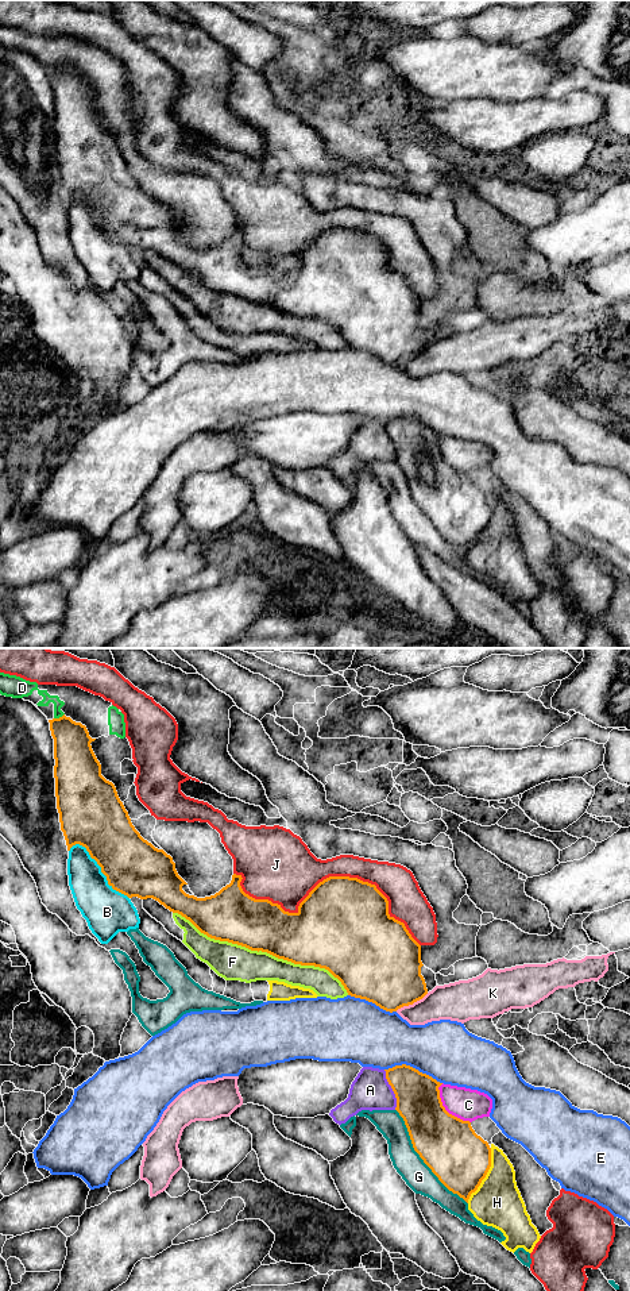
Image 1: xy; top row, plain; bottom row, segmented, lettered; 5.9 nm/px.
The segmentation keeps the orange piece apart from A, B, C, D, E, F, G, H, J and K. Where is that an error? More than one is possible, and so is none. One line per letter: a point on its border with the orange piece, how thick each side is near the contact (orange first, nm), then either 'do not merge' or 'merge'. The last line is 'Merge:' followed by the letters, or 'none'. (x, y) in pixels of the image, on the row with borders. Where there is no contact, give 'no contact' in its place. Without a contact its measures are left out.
A: xy (393, 1090) | 260/240 nm | do not merge
B: xy (101, 868) | 340/260 nm | do not merge
C: xy (444, 1109) | 360/190 nm | do not merge
D: xy (60, 717) | 240/70 nm | do not merge
E: xy (412, 1067) | 260/360 nm | do not merge
F: xy (263, 951) | 320/220 nm | do not merge
G: xy (421, 1157) | 360/170 nm | do not merge
H: xy (486, 1174) | 360/280 nm | do not merge
J: xy (328, 878) | 480/360 nm | do not merge
K: xy (412, 1004) | 400/220 nm | do not merge
Merge: none

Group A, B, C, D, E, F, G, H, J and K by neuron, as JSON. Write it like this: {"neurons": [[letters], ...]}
{"neurons": [["A"], ["B"], ["C"], ["D"], ["E", "K"], ["F"], ["G"], ["H"], ["J"]]}

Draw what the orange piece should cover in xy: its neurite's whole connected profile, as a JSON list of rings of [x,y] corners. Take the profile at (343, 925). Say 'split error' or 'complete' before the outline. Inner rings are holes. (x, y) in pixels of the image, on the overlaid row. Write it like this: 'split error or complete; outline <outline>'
complete; outline [[[65,714],[49,722],[54,739],[57,809],[67,851],[76,844],[85,847],[113,890],[128,898],[152,898],[210,939],[267,952],[294,964],[325,968],[341,982],[348,995],[390,1013],[428,994],[421,975],[421,945],[403,922],[389,914],[389,901],[375,885],[357,878],[329,876],[309,893],[297,913],[285,912],[268,899],[250,897],[240,886],[241,875],[236,874],[214,895],[197,898],[186,894],[182,886],[188,883],[178,875],[173,858],[140,836],[115,785],[101,775],[101,764],[90,745],[96,739],[89,736],[86,727]]]

